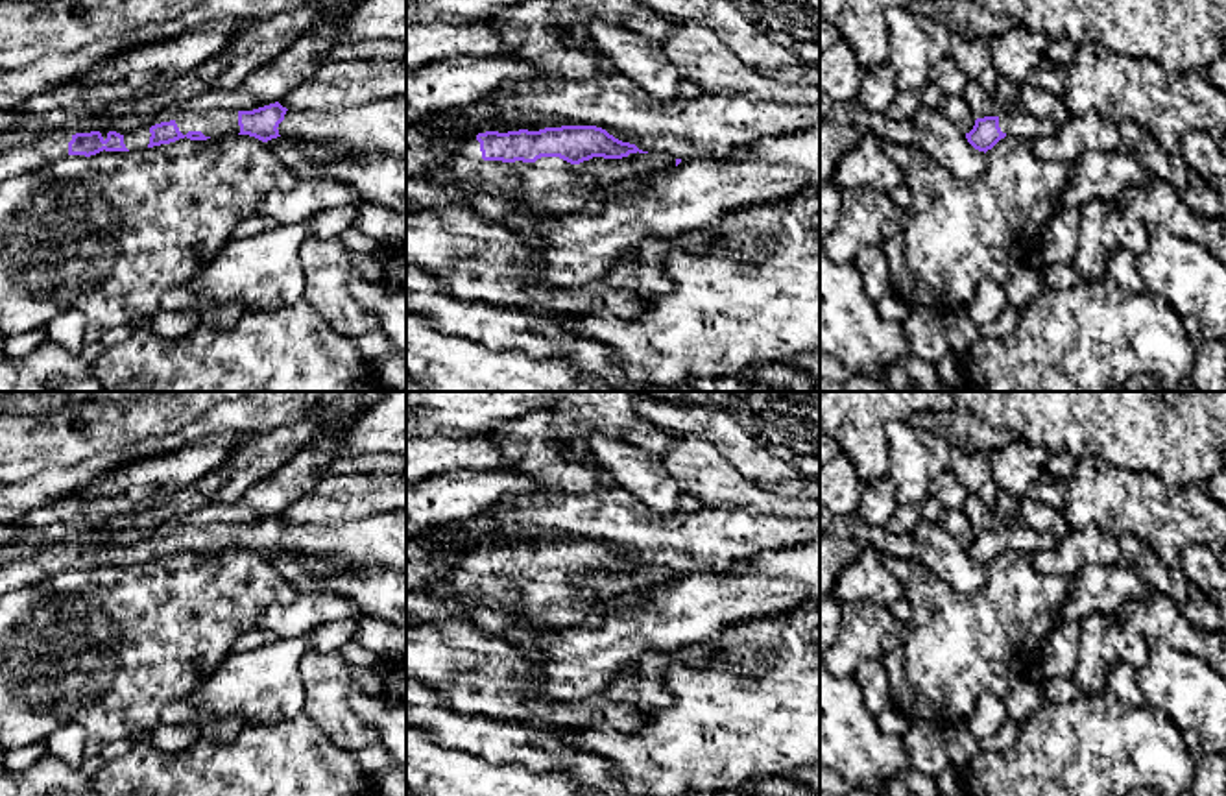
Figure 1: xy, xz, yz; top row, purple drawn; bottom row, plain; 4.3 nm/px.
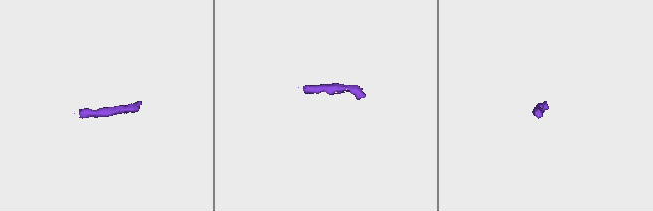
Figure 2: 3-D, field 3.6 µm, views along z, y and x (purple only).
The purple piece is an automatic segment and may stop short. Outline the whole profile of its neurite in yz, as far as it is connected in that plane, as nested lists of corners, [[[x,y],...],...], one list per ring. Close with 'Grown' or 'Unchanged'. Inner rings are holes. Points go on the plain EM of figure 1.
[[[1008,523],[1001,530],[977,532],[973,543],[966,547],[966,552],[975,563],[986,567],[1006,549],[1017,549],[1036,556],[1052,550],[1056,545],[1058,539],[1047,534],[1038,534],[1021,523]]]. Grown

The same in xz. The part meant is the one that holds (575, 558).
[[[596,539],[486,545],[460,552],[458,565],[445,578],[419,589],[439,600],[458,598],[475,609],[469,621],[478,632],[502,639],[517,609],[524,611],[534,630],[582,624],[593,608],[606,602],[585,602],[572,589],[572,580],[637,565],[648,567]]]. Grown

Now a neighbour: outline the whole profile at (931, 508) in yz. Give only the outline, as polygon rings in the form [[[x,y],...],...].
[[[929,495],[920,504],[899,504],[888,523],[888,528],[912,534],[920,521],[940,523],[944,513],[945,510],[942,502]]]

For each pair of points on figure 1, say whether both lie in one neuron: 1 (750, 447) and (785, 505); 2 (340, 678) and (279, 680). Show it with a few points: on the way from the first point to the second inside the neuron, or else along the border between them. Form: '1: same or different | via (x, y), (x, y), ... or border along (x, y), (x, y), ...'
1: different | border along (721, 451), (754, 481)
2: different | border along (311, 647), (301, 658), (301, 711)

